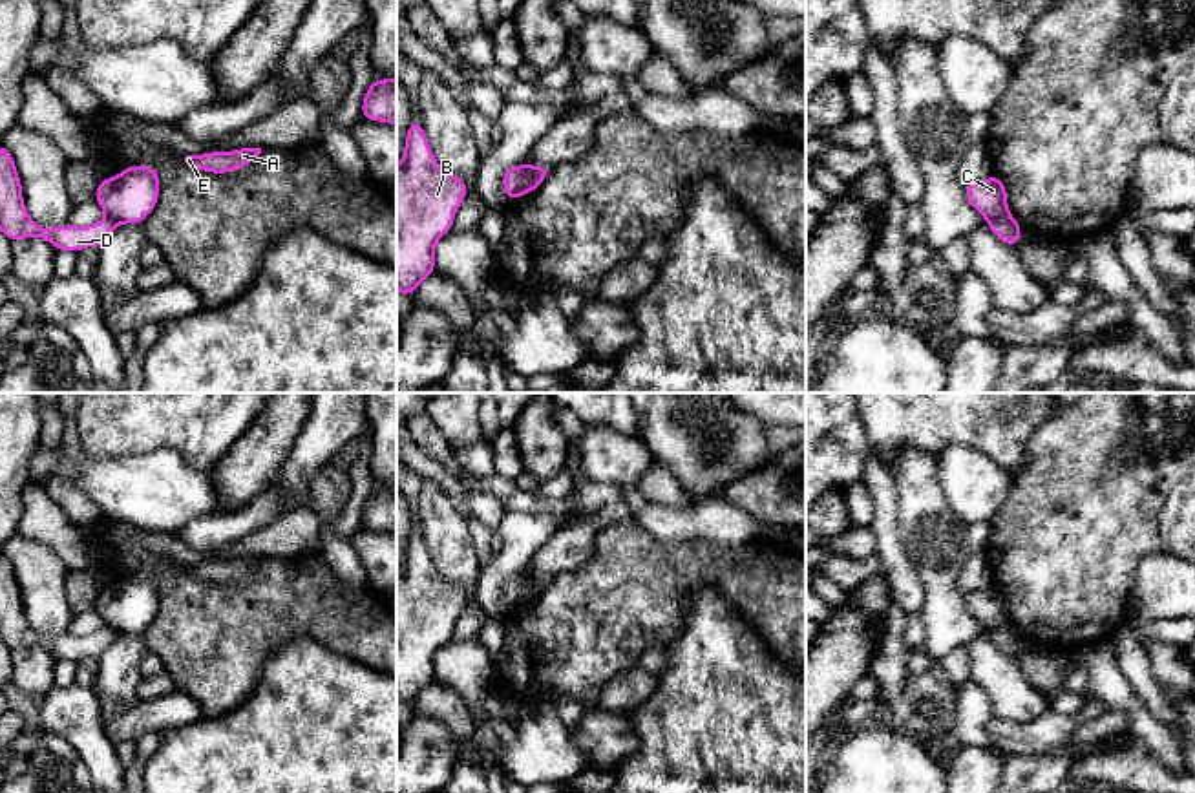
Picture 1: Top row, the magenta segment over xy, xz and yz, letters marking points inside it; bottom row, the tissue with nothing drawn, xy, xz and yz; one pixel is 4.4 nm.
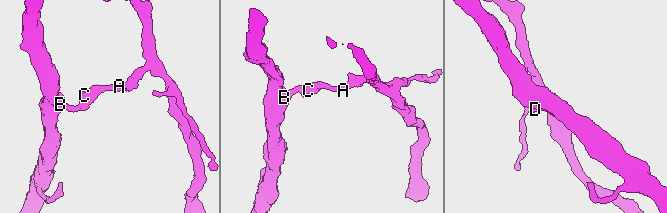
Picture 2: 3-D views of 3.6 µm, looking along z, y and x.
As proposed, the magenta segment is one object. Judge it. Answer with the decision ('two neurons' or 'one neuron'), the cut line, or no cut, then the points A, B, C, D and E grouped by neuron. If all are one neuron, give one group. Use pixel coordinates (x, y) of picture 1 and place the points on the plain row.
two neurons; cut yz (1007, 620), (987, 633); groups A C E / B D

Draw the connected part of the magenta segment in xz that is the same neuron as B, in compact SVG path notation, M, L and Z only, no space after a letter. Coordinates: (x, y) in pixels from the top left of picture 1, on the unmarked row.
M420 528L406 543L404 568L397 574L397 702L413 705L435 683L435 652L453 638L453 627L468 601L464 588L437 572Z

